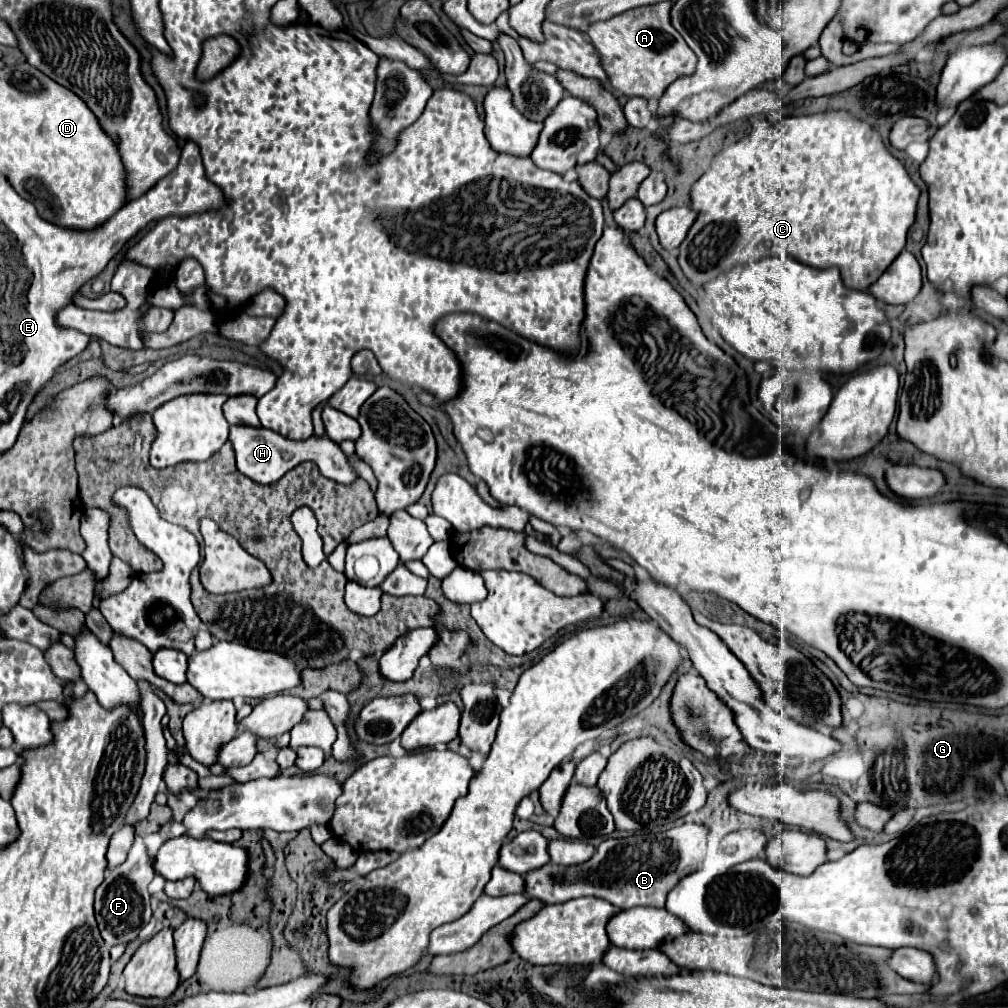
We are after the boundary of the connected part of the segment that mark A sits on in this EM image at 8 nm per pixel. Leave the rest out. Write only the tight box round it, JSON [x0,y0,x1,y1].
[588,3,696,99]

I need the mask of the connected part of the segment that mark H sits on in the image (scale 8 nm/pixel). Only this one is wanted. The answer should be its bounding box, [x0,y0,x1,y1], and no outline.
[230,425,358,485]

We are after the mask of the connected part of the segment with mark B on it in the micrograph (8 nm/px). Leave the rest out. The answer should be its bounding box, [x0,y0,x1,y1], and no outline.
[524,823,706,909]

